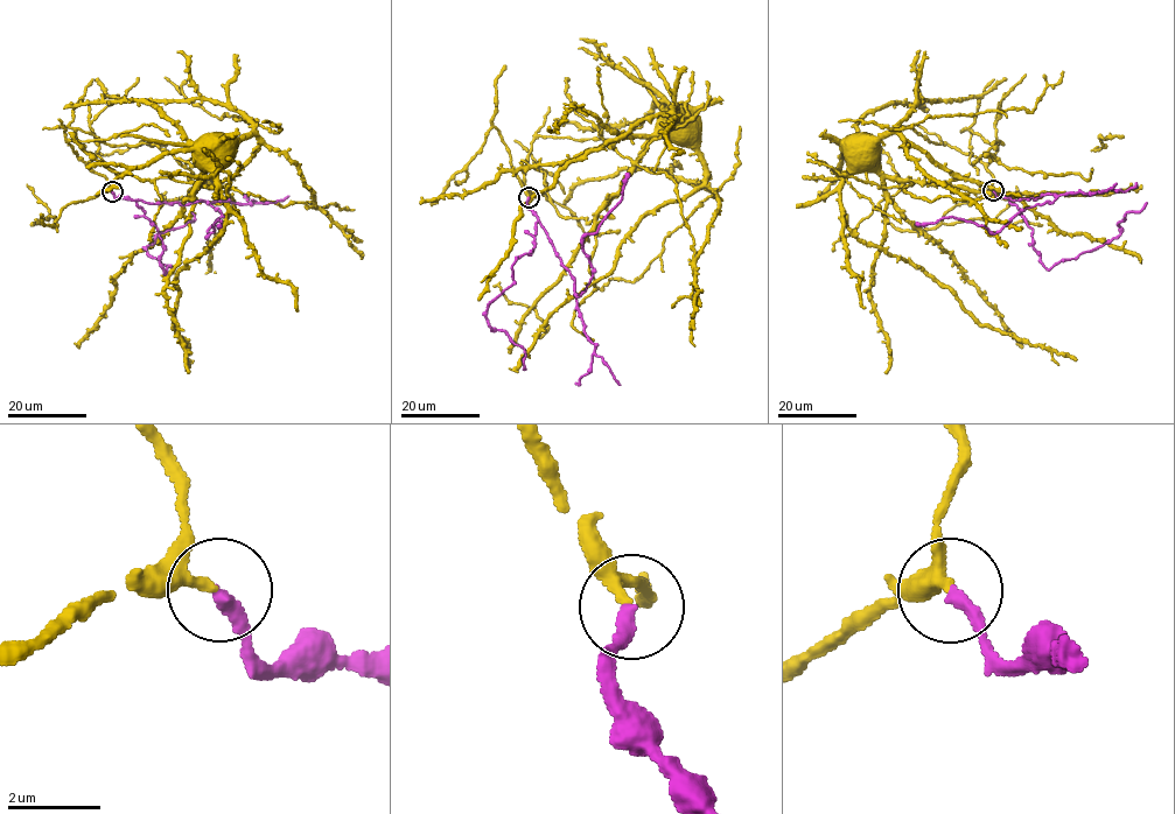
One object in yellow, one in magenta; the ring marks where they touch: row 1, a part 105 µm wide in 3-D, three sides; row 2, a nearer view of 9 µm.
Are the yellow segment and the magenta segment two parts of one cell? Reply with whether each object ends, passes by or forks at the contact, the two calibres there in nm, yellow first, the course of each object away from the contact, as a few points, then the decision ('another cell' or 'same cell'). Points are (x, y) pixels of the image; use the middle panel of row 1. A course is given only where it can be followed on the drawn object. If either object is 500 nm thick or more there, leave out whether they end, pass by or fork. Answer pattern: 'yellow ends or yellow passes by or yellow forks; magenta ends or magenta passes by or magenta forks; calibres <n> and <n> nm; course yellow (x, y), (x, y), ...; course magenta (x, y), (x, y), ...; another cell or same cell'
yellow ends; magenta ends; calibres 260 and 300 nm; course yellow (529, 197), (523, 169), (533, 158), (567, 200), (578, 184), (623, 169), (704, 181), (704, 162), (672, 117); course magenta (529, 197), (527, 206), (579, 296), (593, 268), (582, 238), (595, 232), (620, 202), (628, 174); same cell

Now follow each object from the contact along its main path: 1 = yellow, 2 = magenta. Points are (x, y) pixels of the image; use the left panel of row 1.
1: (112, 191), (77, 158), (68, 126), (93, 79), (111, 97), (203, 98), (250, 120), (250, 133), (202, 147)
2: (112, 191), (118, 198), (148, 203), (204, 201), (221, 217), (207, 238), (219, 225)

